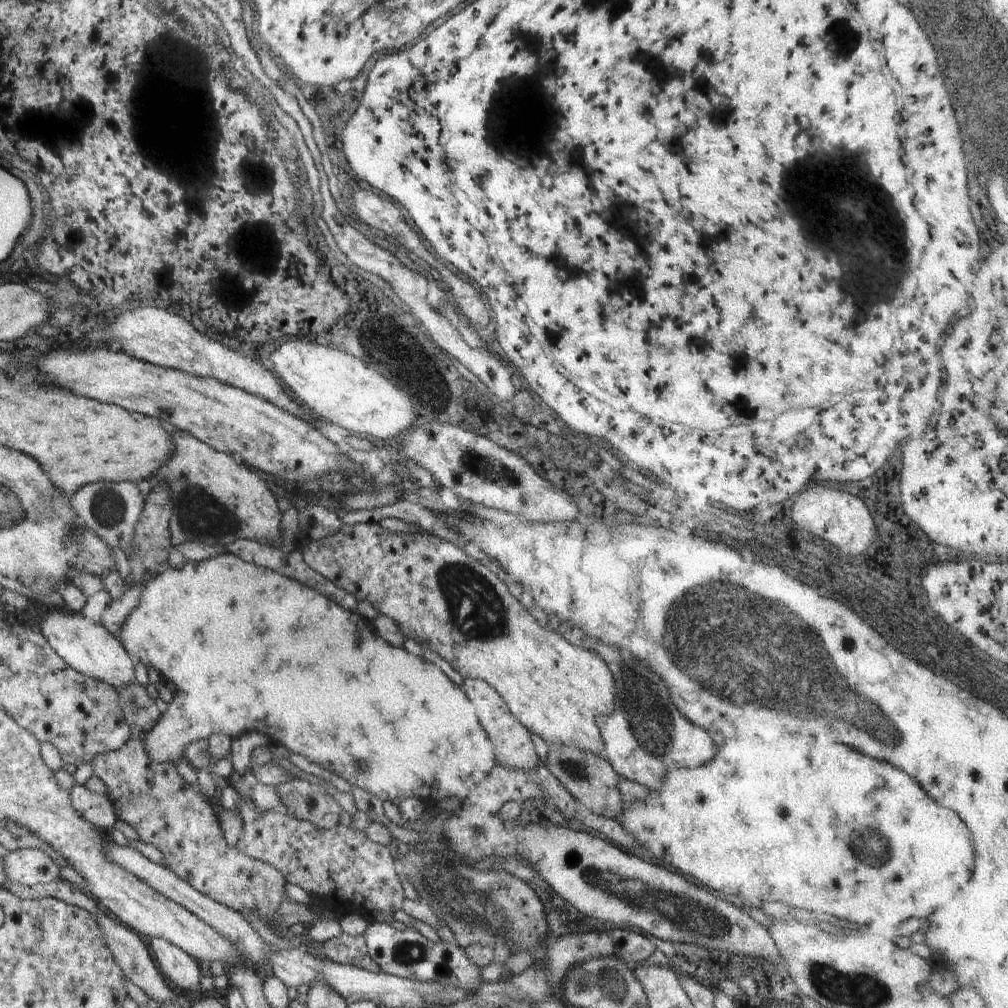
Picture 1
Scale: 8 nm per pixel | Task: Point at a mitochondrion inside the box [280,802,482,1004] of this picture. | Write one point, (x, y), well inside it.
(405, 954)

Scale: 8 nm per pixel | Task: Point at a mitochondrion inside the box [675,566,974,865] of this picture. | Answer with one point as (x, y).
(779, 593)

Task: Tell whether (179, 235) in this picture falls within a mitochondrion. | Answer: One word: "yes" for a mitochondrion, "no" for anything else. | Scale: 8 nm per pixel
no

